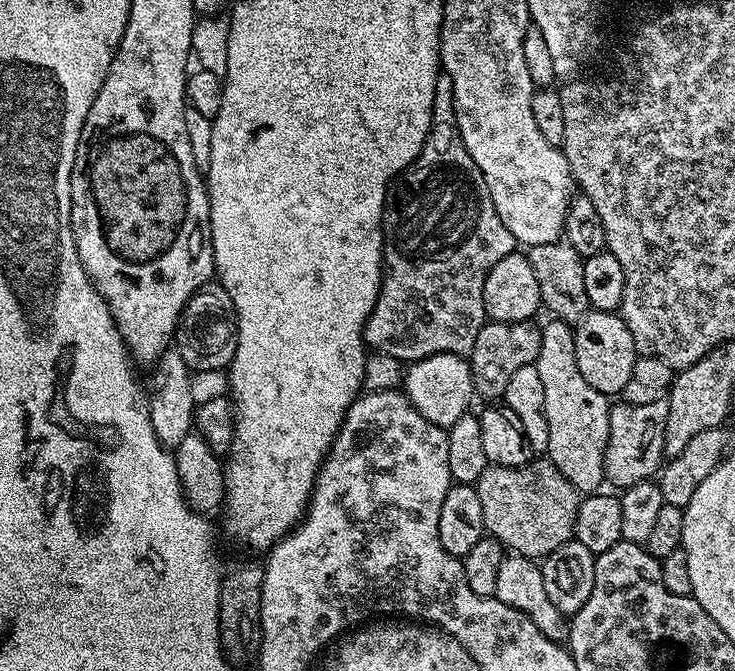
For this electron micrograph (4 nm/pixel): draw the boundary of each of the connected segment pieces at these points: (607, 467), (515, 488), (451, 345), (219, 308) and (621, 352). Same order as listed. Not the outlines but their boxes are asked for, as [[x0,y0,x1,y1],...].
[[604,399,668,490],[474,458,582,561],[364,74,517,362],[174,282,238,373],[574,310,638,397]]

